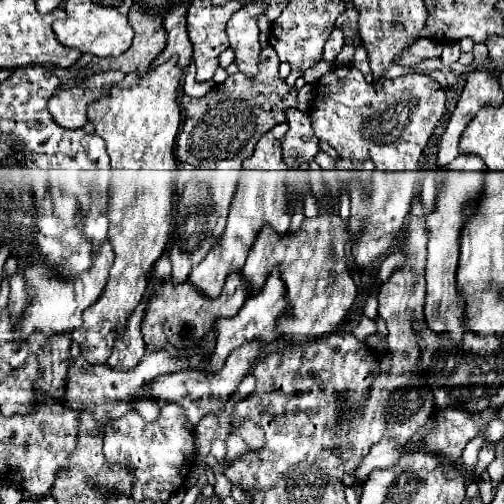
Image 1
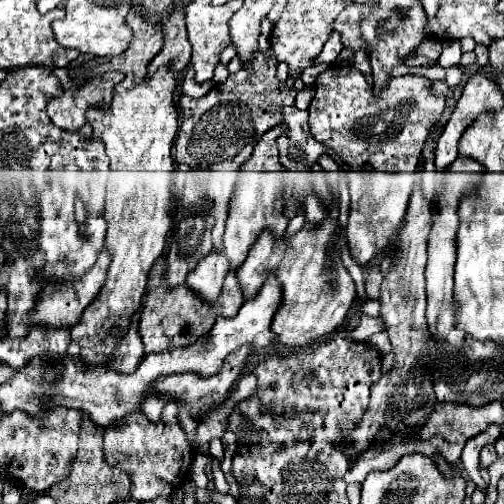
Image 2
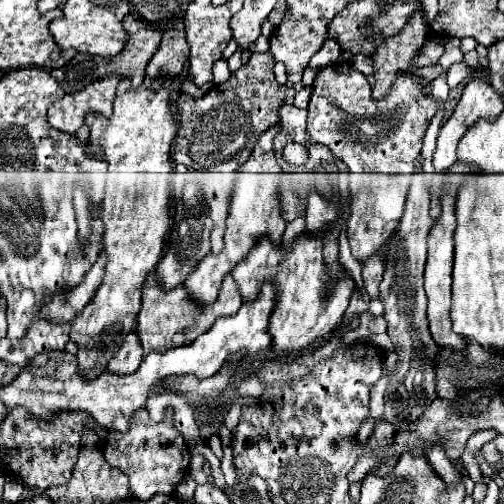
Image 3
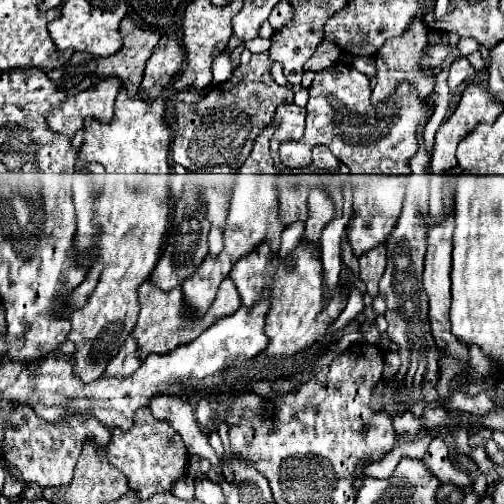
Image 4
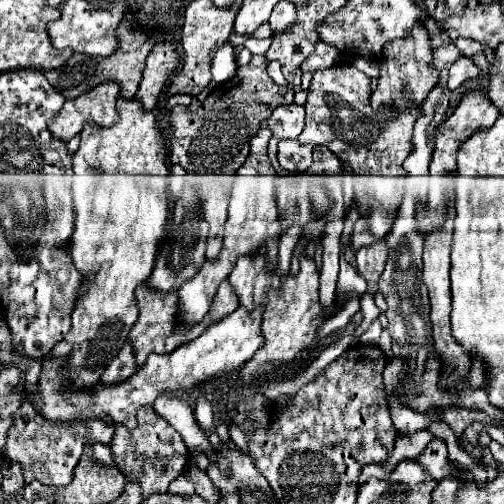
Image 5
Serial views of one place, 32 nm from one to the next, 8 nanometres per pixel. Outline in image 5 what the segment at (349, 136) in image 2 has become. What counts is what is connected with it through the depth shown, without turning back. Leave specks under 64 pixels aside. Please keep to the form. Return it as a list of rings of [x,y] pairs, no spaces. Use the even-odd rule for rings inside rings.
[[[338,64],[328,70],[314,72],[312,84],[308,88],[306,102],[306,126],[304,132],[288,142],[278,144],[278,160],[282,168],[290,172],[304,172],[310,166],[312,148],[318,144],[328,146],[342,162],[352,166],[354,174],[378,174],[378,176],[402,176],[406,174],[402,162],[412,152],[412,132],[422,110],[414,104],[404,108],[400,120],[396,120],[396,130],[392,130],[392,120],[396,108],[388,108],[388,114],[374,112],[370,106],[370,84],[368,76],[350,64]]]

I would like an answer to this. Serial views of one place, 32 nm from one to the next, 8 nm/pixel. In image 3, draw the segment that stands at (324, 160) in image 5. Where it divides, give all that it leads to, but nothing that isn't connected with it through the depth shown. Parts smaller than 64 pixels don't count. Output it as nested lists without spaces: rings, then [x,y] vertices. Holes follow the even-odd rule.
[[[309,144],[309,162],[305,165],[309,166],[310,170],[314,171],[315,168],[318,168],[324,160],[326,162],[334,162],[334,156],[332,156],[332,152],[328,150],[328,148],[324,148],[322,144]]]

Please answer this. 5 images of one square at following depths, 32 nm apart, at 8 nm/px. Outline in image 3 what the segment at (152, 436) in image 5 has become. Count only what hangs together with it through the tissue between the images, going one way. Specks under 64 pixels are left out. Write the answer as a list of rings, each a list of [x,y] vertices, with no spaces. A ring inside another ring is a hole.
[[[140,408],[132,414],[132,424],[126,432],[108,430],[104,442],[104,458],[120,468],[130,478],[130,496],[136,500],[150,500],[156,494],[172,494],[174,488],[188,474],[190,450],[180,432],[174,432],[174,426],[168,424],[172,416],[166,416],[166,422],[152,422],[148,412]]]

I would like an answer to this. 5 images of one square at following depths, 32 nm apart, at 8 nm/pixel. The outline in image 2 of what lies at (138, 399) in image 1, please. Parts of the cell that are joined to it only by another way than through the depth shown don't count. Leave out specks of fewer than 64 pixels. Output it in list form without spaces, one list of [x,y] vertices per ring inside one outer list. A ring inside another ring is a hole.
[[[148,394],[142,402],[140,402],[140,412],[150,420],[150,422],[158,422],[160,420],[160,414],[162,414],[162,408],[172,402],[172,400],[160,400],[160,396],[152,396]]]

